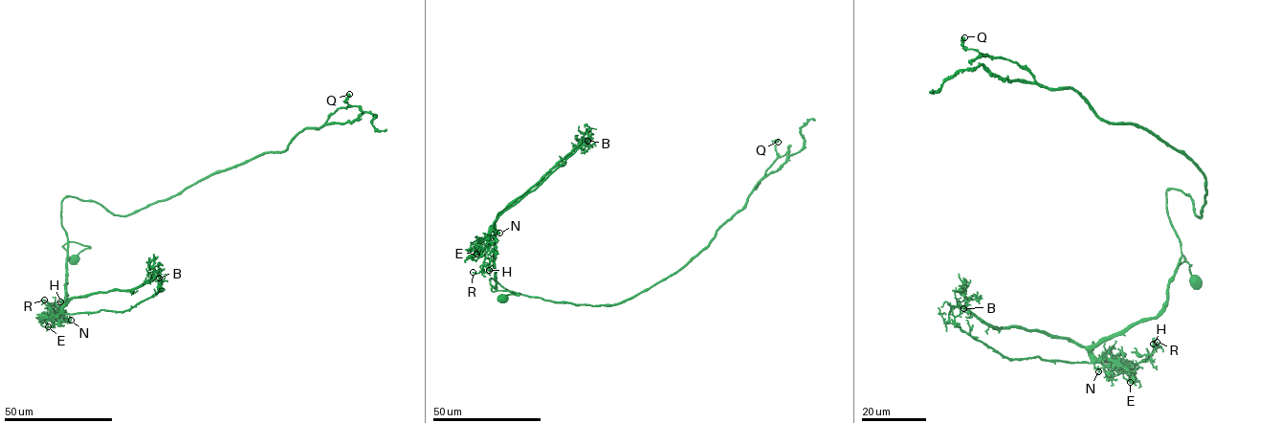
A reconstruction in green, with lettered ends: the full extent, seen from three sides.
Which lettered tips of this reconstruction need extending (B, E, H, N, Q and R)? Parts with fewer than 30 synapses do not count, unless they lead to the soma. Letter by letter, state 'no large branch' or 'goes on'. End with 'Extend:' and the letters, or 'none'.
B: no large branch
E: no large branch
H: no large branch
N: no large branch
Q: no large branch
R: no large branch
Extend: none

